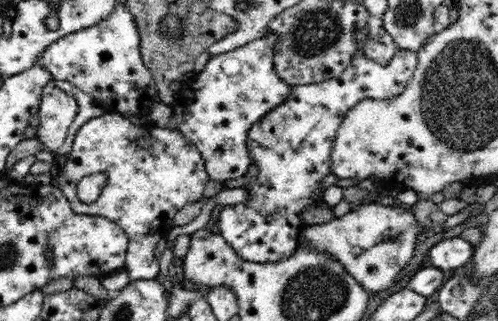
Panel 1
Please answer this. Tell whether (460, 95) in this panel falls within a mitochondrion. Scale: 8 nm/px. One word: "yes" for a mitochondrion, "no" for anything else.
yes

